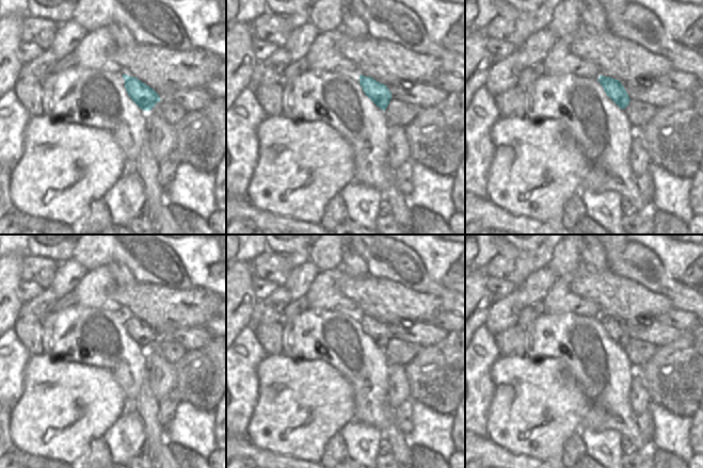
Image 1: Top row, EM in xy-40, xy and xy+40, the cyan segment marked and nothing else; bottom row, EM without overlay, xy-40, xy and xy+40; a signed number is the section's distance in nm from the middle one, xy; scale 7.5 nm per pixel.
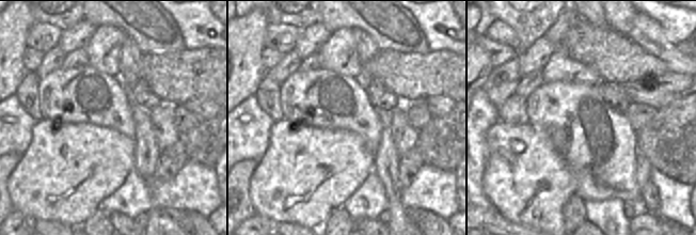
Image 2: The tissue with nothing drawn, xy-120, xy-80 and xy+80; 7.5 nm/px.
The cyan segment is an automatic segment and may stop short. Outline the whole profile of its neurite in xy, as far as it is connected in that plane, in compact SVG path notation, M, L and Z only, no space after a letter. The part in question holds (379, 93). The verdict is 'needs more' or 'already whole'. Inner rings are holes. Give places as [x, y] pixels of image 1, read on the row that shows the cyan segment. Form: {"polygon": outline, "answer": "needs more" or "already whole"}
{"polygon": "M360 75L360 84L366 96L377 107L385 111L392 99L392 93L387 88L387 85L376 81L371 77L365 77L363 75Z", "answer": "already whole"}

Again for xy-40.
{"polygon": "M123 75L125 88L131 100L143 111L150 111L161 98L155 90L134 77Z", "answer": "already whole"}

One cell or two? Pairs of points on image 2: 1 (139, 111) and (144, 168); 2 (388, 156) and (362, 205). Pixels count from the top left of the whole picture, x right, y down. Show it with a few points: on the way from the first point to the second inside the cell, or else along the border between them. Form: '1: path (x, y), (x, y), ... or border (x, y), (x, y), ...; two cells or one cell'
1: path (142, 125), (143, 154); one cell
2: border (374, 170), (383, 187), (386, 199); two cells

